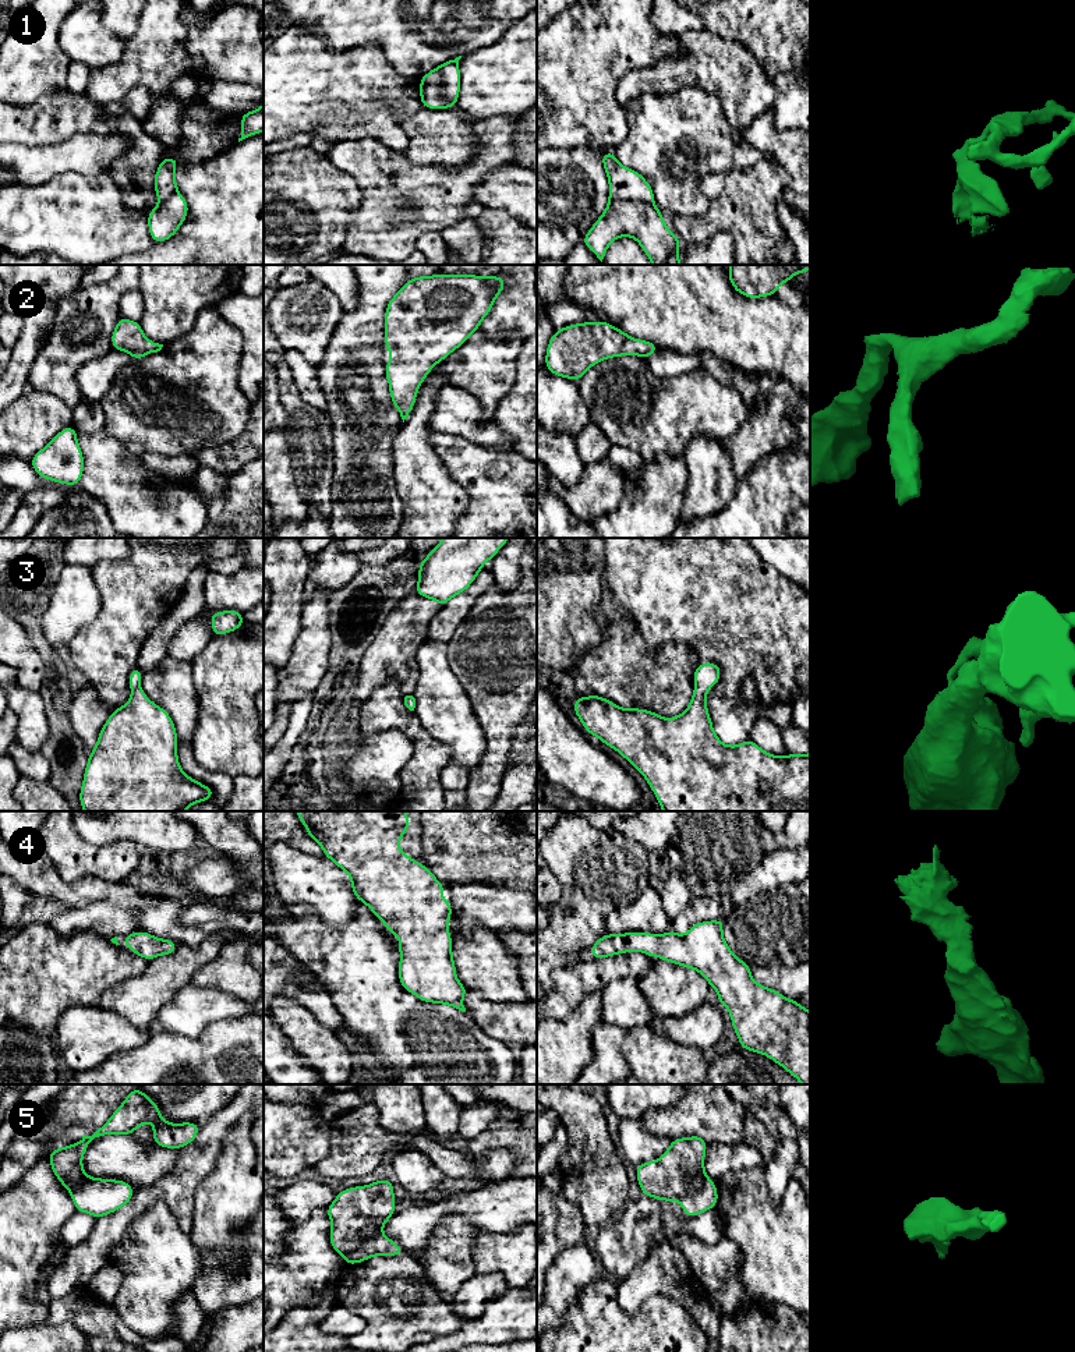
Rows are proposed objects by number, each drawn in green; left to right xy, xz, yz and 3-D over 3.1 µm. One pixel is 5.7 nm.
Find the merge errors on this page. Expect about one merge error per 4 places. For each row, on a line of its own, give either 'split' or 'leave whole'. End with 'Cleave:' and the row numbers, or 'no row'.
1: split
2: leave whole
3: leave whole
4: leave whole
5: split
Cleave: 1, 5

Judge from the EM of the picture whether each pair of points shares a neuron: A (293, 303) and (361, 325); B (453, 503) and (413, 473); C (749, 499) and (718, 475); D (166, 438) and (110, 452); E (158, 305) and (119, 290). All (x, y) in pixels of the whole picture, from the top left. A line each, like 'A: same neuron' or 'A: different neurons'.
A: different neurons
B: same neuron
C: different neurons
D: different neurons
E: different neurons

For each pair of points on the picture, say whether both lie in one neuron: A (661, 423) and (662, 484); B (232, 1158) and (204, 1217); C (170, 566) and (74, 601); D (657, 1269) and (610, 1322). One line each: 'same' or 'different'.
A: different
B: same
C: different
D: different

